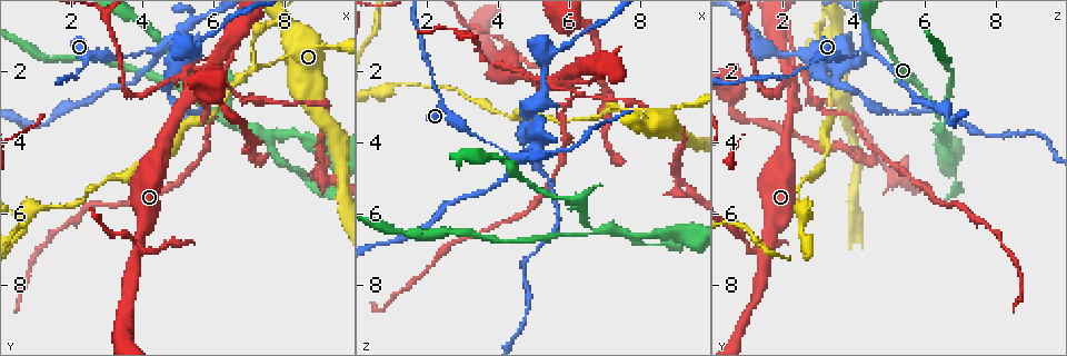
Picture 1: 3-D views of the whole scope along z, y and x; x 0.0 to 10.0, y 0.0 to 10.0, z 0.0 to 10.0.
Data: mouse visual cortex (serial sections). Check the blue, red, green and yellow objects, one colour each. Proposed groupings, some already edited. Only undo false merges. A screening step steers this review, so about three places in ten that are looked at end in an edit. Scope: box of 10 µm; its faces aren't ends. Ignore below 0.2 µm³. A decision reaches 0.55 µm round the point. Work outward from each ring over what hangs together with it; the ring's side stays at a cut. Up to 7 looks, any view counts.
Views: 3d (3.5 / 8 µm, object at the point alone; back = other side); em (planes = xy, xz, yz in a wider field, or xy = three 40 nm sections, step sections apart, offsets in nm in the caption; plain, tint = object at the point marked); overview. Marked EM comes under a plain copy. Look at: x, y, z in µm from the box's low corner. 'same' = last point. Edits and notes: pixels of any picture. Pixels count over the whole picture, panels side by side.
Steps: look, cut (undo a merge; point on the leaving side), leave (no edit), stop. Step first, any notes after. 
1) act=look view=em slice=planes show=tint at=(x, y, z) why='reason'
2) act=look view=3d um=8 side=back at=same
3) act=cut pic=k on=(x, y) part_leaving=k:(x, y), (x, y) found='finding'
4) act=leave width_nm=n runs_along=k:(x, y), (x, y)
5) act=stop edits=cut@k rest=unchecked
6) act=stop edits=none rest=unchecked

act=look view=3d um=3.5 at=(6.75, 3.50, 6.45)

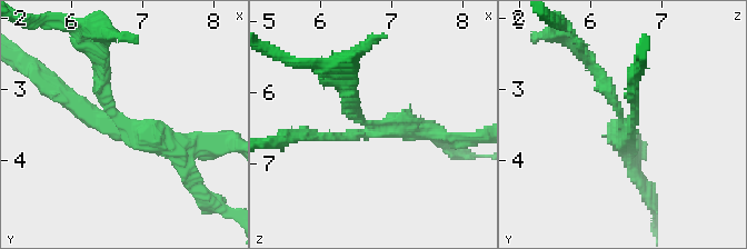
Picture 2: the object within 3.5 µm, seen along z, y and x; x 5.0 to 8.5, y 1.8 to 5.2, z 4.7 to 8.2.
act=look view=em slice=xy step=2 show=tint at=(6.70, 3.55, 6.50) arms=3 arm_widths_nm=150,200,300

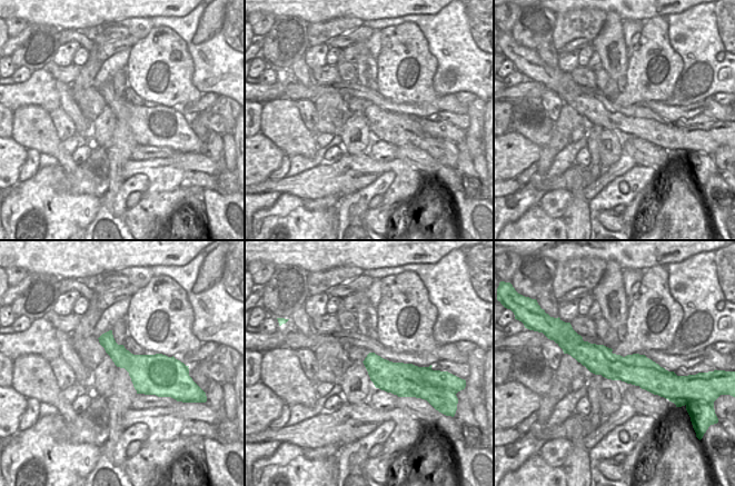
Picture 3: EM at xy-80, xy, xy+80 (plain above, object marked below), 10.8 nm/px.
act=look view=em slice=xy step=1 show=tint at=same why='cut it another way'

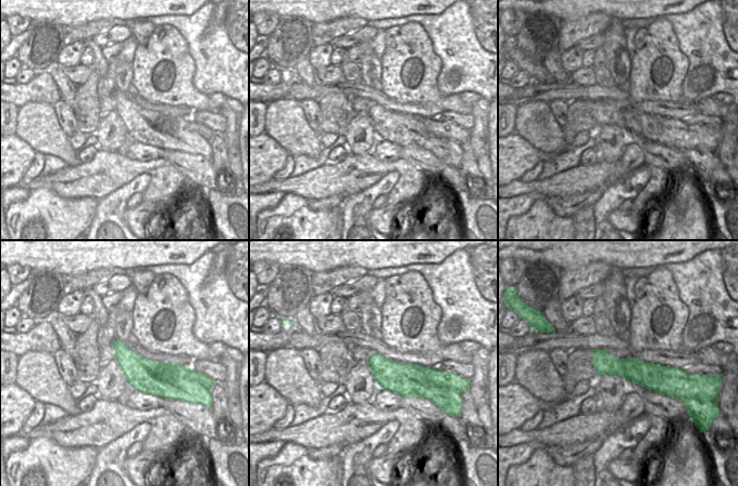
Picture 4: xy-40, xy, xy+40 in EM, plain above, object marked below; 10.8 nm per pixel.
act=cut pic=2 on=(79, 112) border=4:(399, 373), (381, 366), (376, 380) found='two cells meet here'

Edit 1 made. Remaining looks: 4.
act=look view=overview

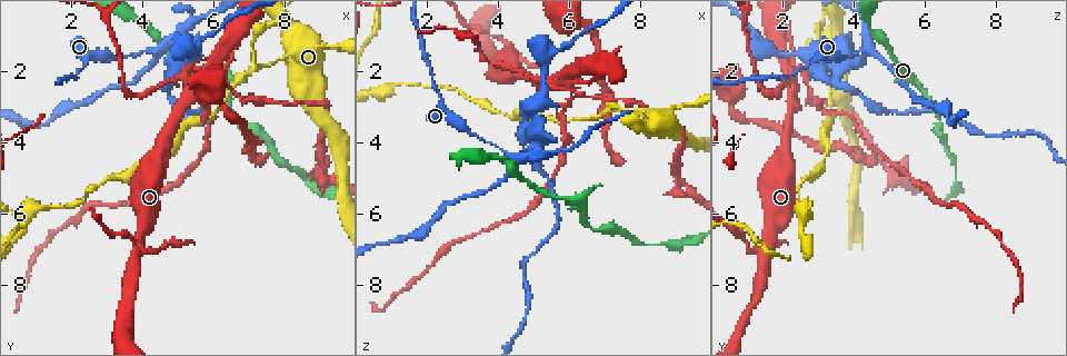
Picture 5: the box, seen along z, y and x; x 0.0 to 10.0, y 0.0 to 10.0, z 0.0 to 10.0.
act=look view=3d um=3.5 at=(4.95, 1.10, 4.40)

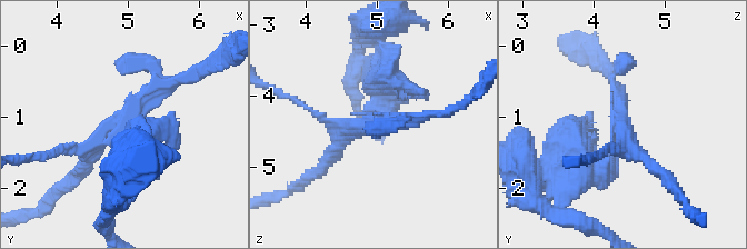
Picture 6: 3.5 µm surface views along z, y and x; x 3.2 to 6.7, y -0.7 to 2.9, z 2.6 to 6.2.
act=look view=em slice=xy step=2 show=tint at=(4.95, 1.05, 4.35)

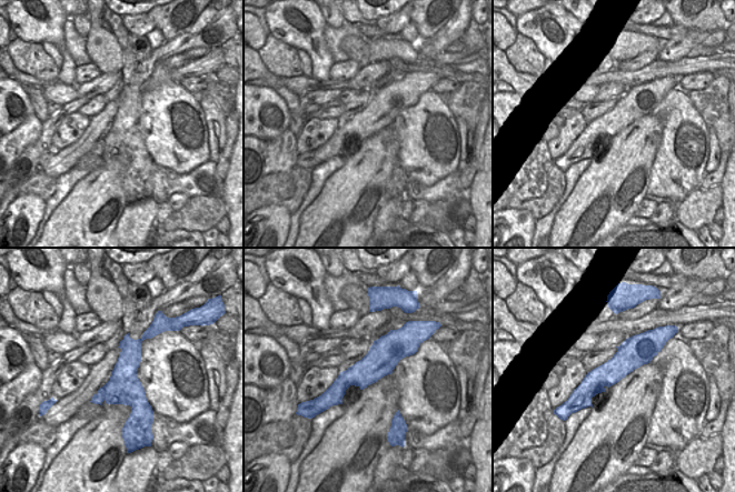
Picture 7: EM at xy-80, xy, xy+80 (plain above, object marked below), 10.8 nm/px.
act=cut pic=6 on=(162, 137) found='two cells meet here'

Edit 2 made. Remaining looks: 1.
act=look view=3d um=3.5 at=(8.00, 0.70, 3.55)

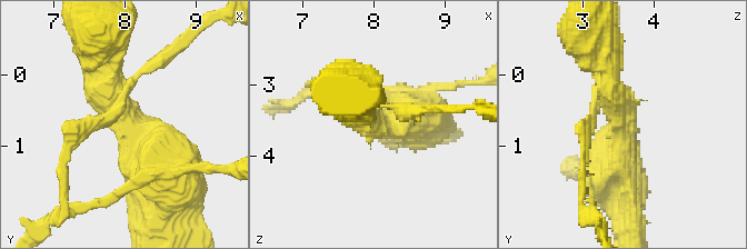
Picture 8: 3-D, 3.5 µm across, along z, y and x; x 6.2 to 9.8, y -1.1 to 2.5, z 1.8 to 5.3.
act=cut pic=8 on=(92, 125) arm_widths_nm=150,300,700 part_leaving=8:(120, 97), (110, 117), (72, 138), (62, 175) found='a second cell is stuck on'

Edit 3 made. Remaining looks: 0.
act=stop edits=cut@2,cut@6,cut@8 rest=unchecked

